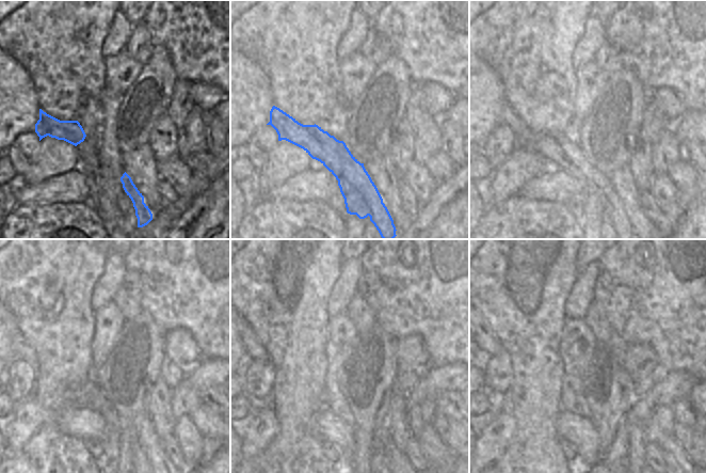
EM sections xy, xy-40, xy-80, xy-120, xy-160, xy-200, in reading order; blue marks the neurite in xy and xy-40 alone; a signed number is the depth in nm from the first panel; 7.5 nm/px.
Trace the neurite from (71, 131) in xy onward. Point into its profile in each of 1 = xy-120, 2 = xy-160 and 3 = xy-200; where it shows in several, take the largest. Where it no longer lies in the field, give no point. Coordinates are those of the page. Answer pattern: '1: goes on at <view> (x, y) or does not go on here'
1: goes on at xy-120 (87, 394)
2: goes on at xy-160 (254, 349)
3: goes on at xy-200 (491, 345)

